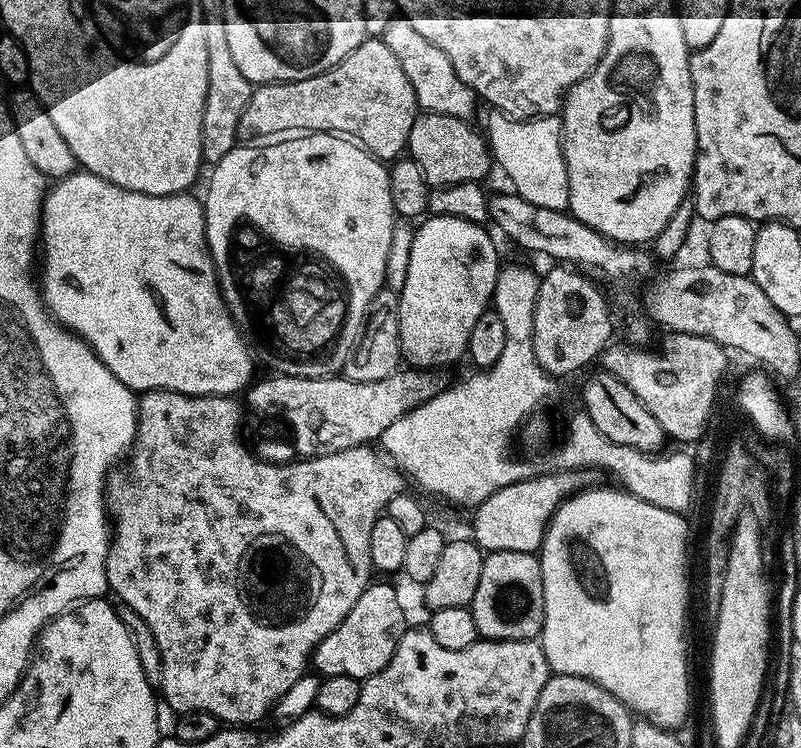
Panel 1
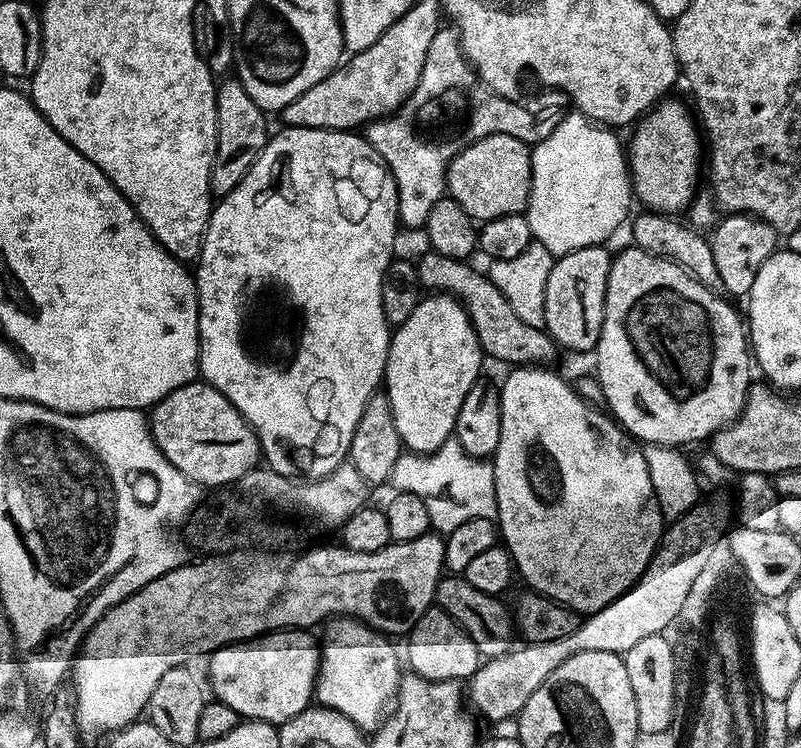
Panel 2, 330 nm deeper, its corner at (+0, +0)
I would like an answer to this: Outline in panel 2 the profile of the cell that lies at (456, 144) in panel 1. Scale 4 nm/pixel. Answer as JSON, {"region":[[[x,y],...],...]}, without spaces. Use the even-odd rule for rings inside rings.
{"region":[[[494,134],[482,138],[466,146],[466,150],[462,150],[448,163],[444,182],[447,195],[454,202],[458,202],[458,206],[462,206],[462,210],[466,210],[466,214],[472,217],[473,221],[483,222],[503,216],[521,215],[527,209],[532,185],[532,154],[529,145],[510,134]]]}

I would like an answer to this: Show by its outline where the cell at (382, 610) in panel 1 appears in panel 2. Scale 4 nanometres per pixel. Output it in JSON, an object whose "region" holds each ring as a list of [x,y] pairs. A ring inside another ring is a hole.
{"region":[[[277,630],[257,636],[254,640],[227,644],[225,648],[216,649],[207,657],[209,680],[207,683],[210,685],[211,695],[226,706],[230,706],[230,710],[234,710],[244,720],[261,720],[277,726],[286,723],[290,718],[294,718],[294,714],[309,708],[314,700],[320,658],[318,640],[317,637],[315,640],[312,634],[308,630]]]}

